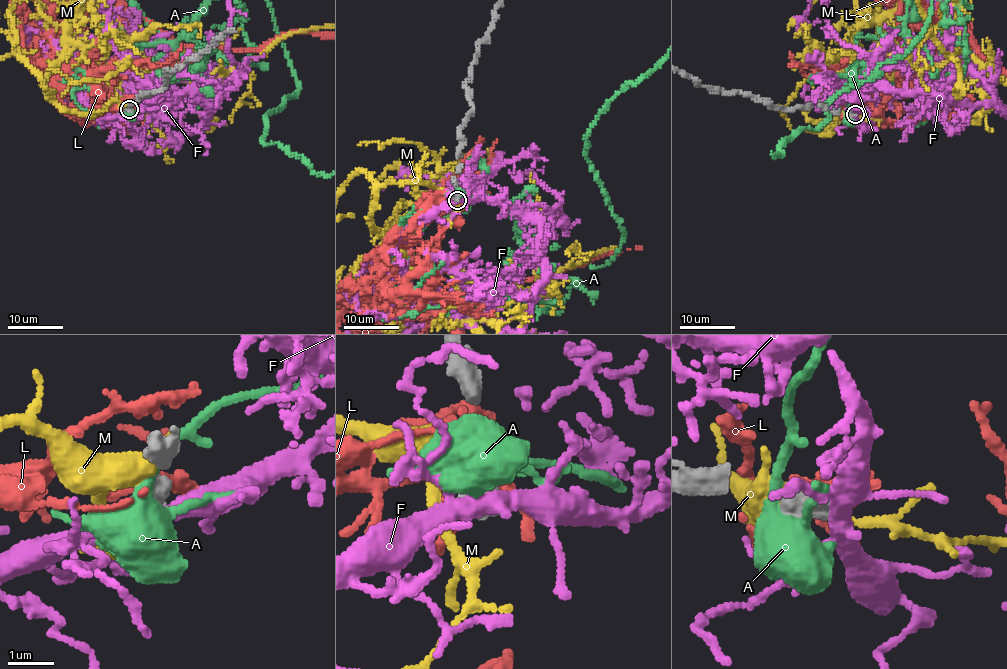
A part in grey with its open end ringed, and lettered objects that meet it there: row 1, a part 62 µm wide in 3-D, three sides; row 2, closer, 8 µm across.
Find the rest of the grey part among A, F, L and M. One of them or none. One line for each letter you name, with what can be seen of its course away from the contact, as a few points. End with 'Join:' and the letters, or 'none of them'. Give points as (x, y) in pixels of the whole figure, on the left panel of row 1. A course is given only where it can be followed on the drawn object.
Join: none of them

